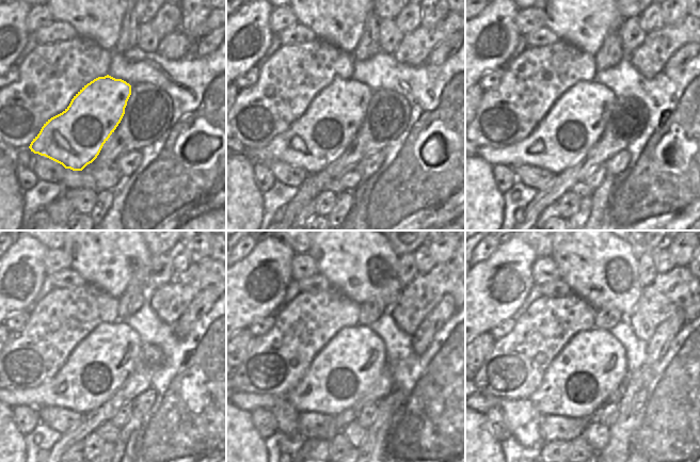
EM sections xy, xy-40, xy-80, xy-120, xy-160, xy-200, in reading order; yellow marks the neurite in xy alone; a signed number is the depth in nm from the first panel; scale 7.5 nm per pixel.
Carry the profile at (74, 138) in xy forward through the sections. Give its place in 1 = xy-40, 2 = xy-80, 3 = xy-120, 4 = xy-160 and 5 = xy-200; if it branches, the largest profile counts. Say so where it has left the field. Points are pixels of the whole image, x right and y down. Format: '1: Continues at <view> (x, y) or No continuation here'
1: Continues at xy-40 (320, 134)
2: Continues at xy-80 (575, 122)
3: Continues at xy-120 (97, 367)
4: Continues at xy-160 (352, 361)
5: Continues at xy-200 (577, 383)

